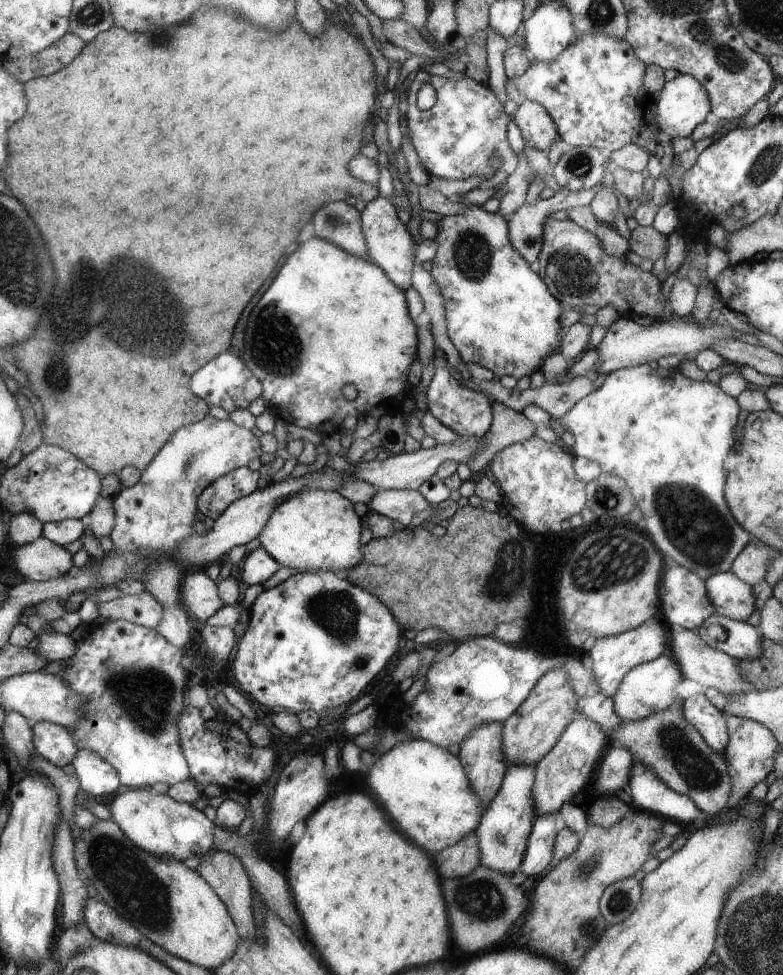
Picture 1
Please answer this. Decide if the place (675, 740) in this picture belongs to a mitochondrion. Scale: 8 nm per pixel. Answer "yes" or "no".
yes

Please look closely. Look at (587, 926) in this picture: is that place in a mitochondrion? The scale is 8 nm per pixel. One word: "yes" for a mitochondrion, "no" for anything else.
yes

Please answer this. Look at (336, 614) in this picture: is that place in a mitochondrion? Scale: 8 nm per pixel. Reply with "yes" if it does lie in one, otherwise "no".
yes

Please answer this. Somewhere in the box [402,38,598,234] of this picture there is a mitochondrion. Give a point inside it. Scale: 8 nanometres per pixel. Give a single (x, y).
(579, 166)

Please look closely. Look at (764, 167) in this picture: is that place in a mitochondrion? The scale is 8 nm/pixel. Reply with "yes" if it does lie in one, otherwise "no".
yes

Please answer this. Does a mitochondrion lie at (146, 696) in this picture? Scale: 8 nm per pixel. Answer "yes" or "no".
yes

